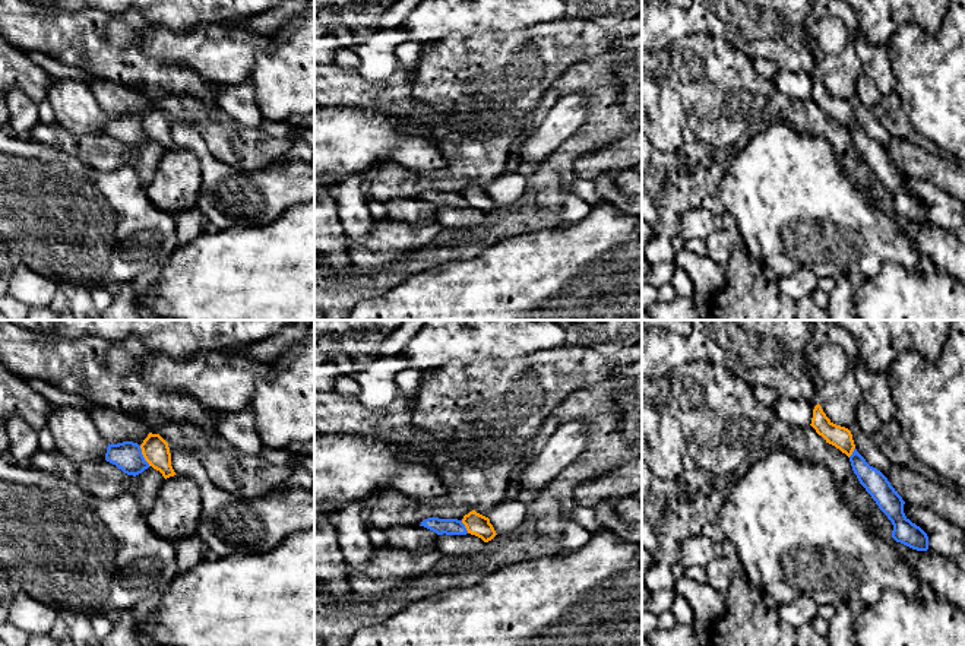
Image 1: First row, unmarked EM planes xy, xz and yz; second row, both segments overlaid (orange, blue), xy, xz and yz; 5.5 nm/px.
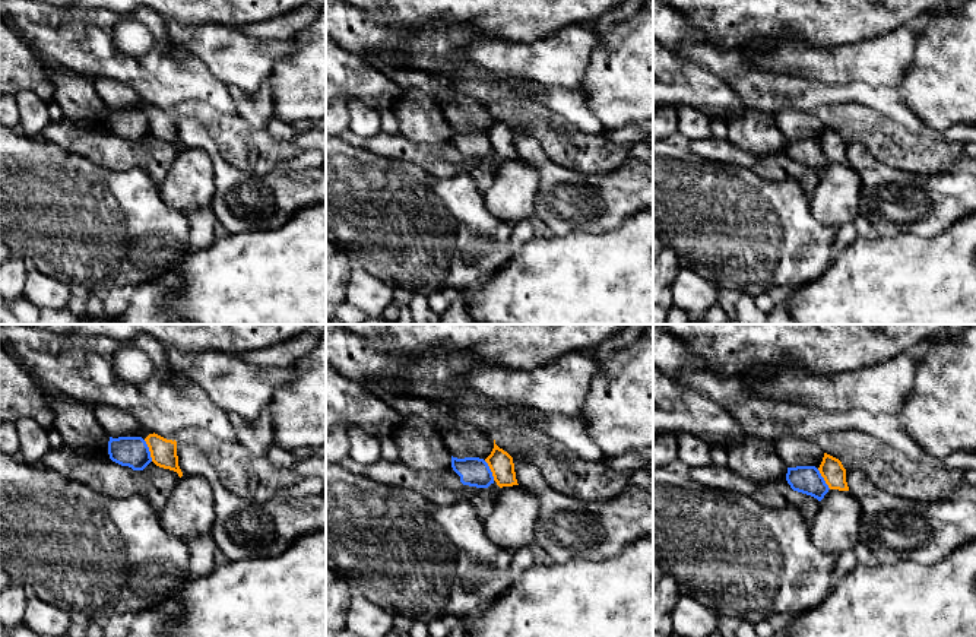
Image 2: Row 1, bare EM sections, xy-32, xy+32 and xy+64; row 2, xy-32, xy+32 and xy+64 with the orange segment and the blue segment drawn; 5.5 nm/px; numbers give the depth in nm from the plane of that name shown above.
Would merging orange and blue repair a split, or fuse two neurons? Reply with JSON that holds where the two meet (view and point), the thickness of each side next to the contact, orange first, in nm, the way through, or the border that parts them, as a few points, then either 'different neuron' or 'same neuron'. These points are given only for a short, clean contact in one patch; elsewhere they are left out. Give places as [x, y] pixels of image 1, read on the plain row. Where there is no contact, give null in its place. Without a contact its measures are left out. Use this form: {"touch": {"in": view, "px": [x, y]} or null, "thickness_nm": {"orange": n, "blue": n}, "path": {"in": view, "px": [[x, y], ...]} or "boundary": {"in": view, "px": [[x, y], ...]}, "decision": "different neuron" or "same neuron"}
{"touch": {"in": "xy", "px": [144, 129]}, "thickness_nm": {"orange": 150, "blue": 160}, "boundary": {"in": "xy", "px": [[139, 119], [144, 132], [149, 138]]}, "decision": "different neuron"}

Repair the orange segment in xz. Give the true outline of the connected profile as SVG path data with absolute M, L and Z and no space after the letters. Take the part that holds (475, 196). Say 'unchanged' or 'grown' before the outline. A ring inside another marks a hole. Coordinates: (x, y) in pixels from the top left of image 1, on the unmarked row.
unchanged; M475 183L465 187L462 196L465 197L468 206L481 210L484 215L491 213L497 208L490 196L490 191Z

